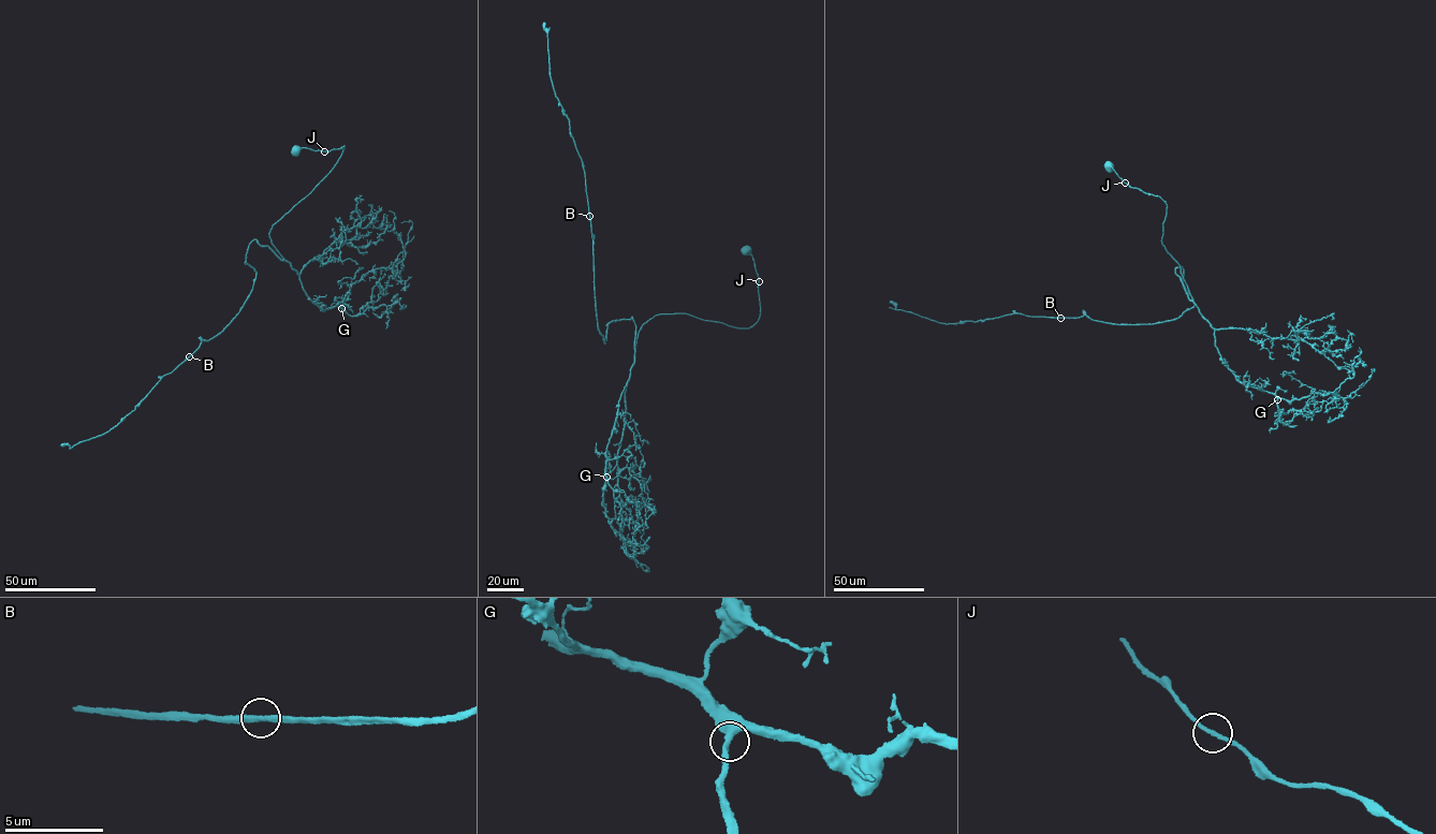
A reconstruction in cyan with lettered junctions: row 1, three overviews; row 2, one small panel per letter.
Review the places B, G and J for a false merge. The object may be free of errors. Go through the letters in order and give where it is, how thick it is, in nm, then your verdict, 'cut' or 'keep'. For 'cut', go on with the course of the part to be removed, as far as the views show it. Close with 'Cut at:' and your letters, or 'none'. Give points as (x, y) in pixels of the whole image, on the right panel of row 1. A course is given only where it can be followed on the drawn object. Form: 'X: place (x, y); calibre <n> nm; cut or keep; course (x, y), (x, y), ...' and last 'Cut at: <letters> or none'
B: place (1060, 318); calibre 320 nm; keep
G: place (1277, 399); calibre 440 nm; keep
J: place (1125, 183); calibre 200 nm; keep
Cut at: none

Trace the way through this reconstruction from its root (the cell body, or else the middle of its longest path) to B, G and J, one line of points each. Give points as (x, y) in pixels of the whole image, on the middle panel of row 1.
B: (745, 250), (758, 321), (658, 315), (634, 352), (632, 317), (609, 323), (604, 344), (599, 330), (589, 216)
G: (745, 250), (759, 280), (760, 316), (750, 327), (678, 313), (658, 315), (641, 326), (606, 447), (606, 477)
J: (745, 250), (743, 252), (752, 257), (759, 281)

